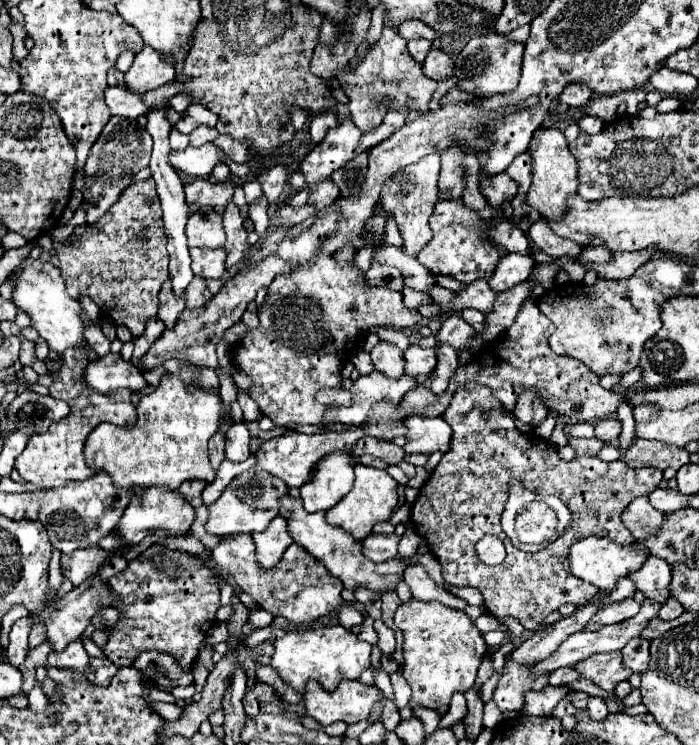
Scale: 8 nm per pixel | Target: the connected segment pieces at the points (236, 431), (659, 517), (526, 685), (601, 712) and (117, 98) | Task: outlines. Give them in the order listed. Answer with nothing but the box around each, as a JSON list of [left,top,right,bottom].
[[226,422,250,462],[622,496,664,542],[492,662,548,714],[588,696,610,720],[104,86,148,118]]

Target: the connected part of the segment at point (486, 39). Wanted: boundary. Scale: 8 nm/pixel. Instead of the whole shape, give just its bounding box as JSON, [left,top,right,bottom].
[454,34,524,98]

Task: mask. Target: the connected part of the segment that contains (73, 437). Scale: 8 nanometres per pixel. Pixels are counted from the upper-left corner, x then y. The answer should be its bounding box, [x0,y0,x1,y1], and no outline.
[16,348,136,488]

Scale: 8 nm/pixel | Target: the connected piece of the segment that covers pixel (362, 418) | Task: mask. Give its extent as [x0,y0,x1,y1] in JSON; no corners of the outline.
[322,370,418,424]

